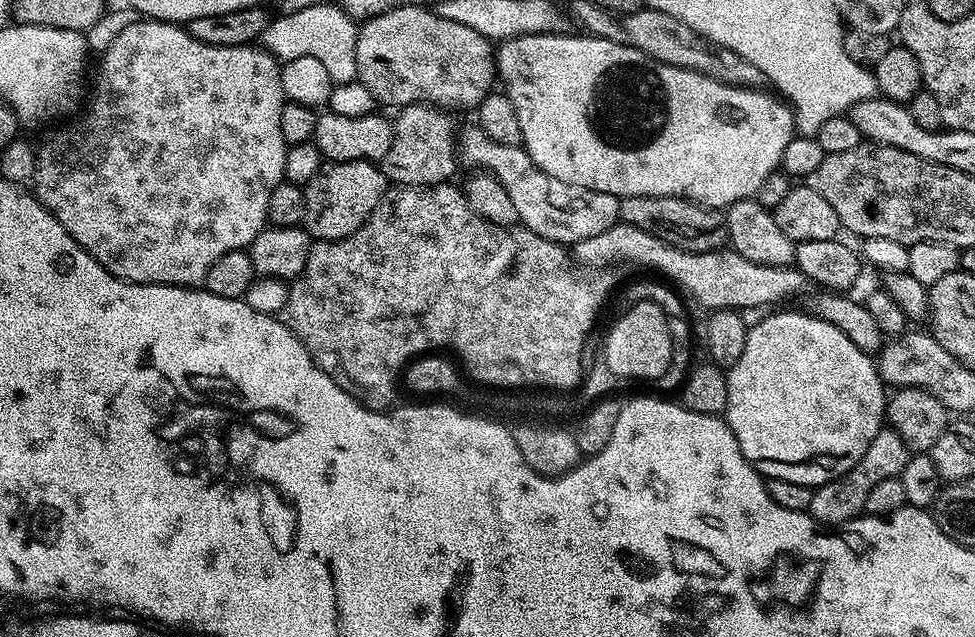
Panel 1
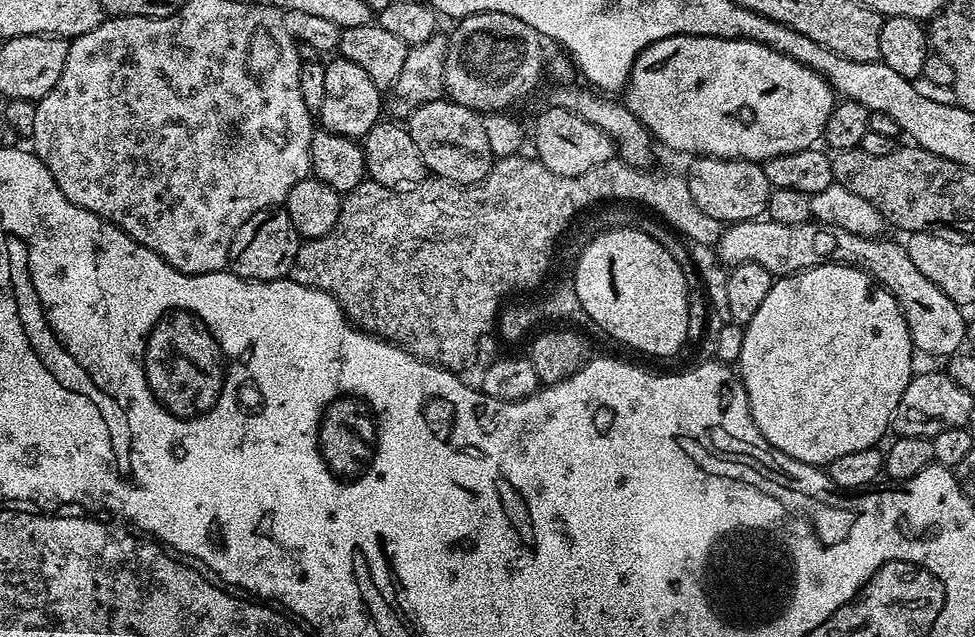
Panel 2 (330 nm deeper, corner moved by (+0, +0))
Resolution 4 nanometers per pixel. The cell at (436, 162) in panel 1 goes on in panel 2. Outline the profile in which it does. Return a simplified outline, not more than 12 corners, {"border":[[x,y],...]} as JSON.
{"border":[[479,12],[450,32],[444,87],[479,114],[535,90],[546,44]]}

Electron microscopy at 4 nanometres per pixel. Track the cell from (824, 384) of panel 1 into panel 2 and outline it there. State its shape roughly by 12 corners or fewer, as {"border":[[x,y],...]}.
{"border":[[829,262],[779,277],[738,375],[762,438],[877,447],[914,375],[896,299]]}

